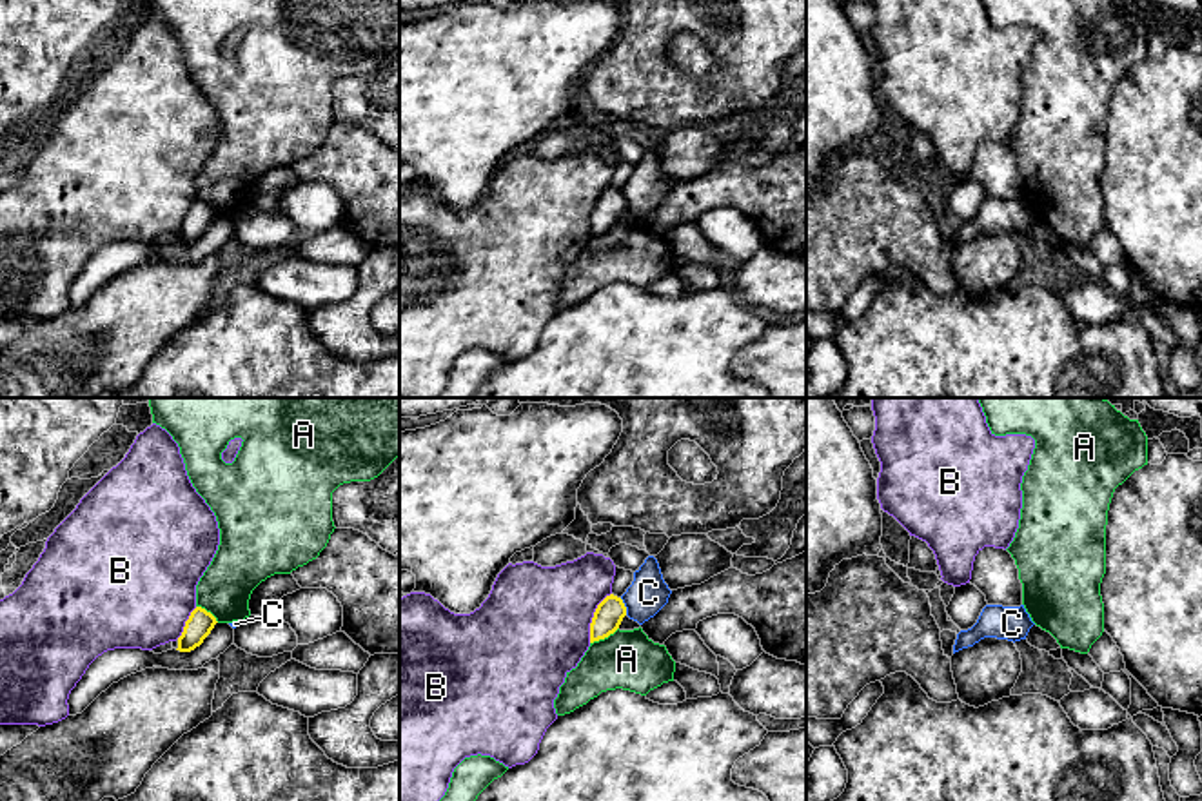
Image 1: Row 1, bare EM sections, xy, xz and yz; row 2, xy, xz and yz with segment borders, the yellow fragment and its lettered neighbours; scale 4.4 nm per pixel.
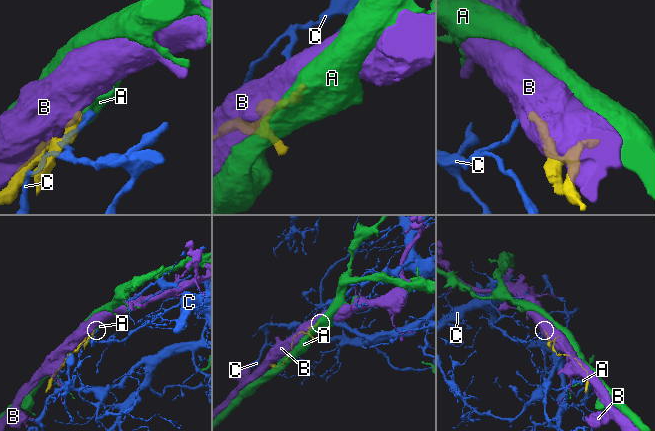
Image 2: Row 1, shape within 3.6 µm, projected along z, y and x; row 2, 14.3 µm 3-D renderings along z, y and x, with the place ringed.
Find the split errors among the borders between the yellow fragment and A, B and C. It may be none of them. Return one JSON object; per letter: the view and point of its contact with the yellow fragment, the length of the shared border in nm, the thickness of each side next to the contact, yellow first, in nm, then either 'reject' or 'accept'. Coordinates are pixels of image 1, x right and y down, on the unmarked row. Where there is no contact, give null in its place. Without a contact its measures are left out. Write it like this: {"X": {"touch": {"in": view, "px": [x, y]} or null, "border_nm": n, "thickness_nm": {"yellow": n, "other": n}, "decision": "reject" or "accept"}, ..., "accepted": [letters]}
{"A": {"touch": {"in": "xz", "px": [603, 231]}, "border_nm": 150, "thickness_nm": {"yellow": 130, "other": 260}, "decision": "reject"}, "B": {"touch": {"in": "xz", "px": [592, 211]}, "border_nm": 240, "thickness_nm": {"yellow": 130, "other": 480}, "decision": "reject"}, "C": {"touch": {"in": "xz", "px": [625, 200]}, "border_nm": 90, "thickness_nm": {"yellow": 130, "other": 170}, "decision": "reject"}, "accepted": []}

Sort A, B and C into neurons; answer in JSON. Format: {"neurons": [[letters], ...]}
{"neurons": [["A"], ["B"], ["C"]]}

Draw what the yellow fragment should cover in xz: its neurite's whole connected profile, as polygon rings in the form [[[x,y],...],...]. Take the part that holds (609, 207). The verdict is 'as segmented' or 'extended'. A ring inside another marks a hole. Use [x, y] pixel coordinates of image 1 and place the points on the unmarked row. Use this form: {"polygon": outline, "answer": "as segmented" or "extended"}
{"polygon": [[[610,187],[596,202],[590,216],[590,236],[599,234],[614,227],[623,211],[626,209],[626,200],[621,191]]], "answer": "as segmented"}

